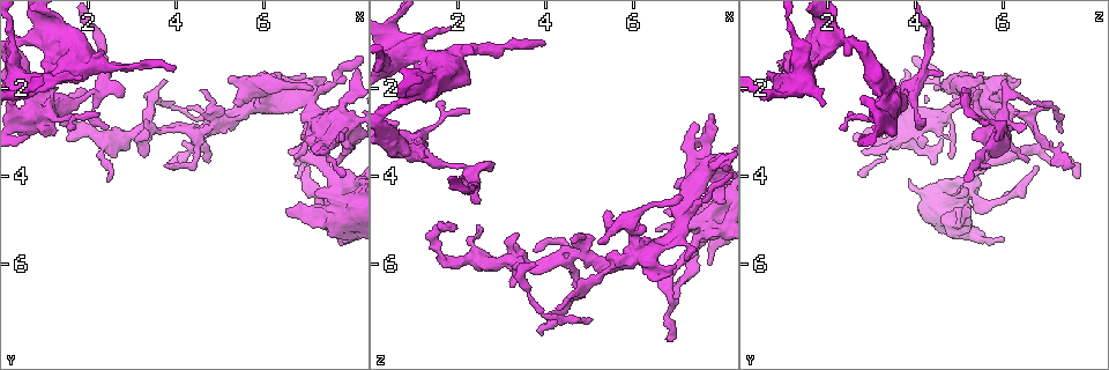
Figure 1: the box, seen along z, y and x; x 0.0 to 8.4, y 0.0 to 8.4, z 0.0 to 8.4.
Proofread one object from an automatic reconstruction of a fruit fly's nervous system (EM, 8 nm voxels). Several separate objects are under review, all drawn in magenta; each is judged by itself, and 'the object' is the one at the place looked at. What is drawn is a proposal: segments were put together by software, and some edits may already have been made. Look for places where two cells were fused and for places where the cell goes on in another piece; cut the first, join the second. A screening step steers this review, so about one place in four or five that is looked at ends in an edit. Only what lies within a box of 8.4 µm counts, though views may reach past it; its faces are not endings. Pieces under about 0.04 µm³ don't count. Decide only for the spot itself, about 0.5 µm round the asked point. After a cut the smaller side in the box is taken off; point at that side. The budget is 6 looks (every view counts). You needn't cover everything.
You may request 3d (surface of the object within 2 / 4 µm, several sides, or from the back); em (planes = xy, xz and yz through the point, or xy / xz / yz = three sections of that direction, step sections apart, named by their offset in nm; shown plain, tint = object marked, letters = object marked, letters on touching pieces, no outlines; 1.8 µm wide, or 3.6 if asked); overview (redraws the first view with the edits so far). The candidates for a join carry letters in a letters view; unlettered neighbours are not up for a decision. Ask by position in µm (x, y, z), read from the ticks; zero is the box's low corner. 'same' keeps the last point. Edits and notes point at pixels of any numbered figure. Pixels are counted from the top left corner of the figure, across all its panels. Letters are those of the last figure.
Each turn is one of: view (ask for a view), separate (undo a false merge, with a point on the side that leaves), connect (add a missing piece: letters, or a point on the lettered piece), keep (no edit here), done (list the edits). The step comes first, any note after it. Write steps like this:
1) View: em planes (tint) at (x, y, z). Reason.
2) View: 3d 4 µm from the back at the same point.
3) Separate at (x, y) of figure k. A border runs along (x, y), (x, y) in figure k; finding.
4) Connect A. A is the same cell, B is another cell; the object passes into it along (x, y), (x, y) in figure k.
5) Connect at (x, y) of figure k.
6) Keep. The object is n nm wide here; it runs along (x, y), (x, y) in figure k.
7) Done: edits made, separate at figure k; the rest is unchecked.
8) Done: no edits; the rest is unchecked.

View: 3d 2 µm at (3.40, 3.05, 5.95). Sharp bend.

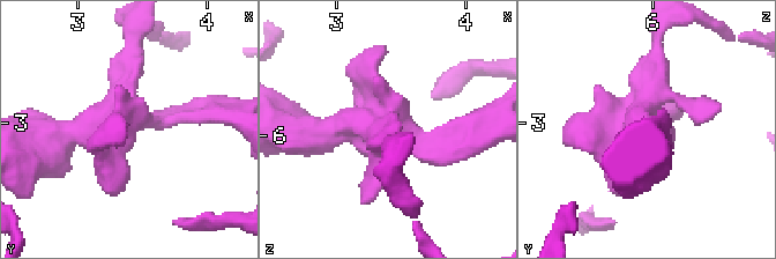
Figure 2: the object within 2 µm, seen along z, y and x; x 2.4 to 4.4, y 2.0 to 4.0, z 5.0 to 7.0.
View: em xy step 16 (tint) at (3.40, 3.00, 5.96).

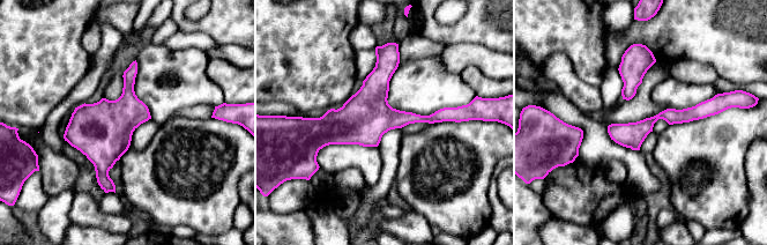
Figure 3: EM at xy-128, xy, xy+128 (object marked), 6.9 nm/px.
View: em xy step 16 (letters) at the same point.

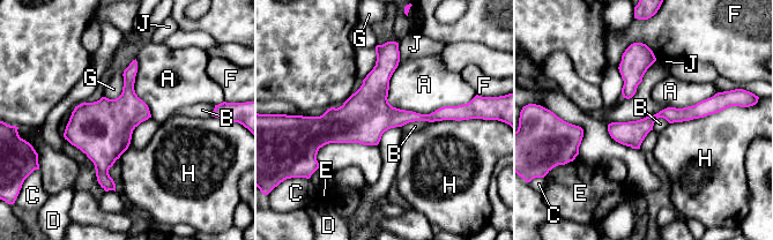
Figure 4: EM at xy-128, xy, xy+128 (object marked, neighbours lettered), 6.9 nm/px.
Keep. A, B, C, D, E, F, G, H and J are other cells; a border runs along (429, 121), (409, 121), (400, 127) in figure 4; continuous, no second cell.

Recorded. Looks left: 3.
View: em xz step 4 (tint) at (0.70, 2.05, 3.35). Sharp bend.

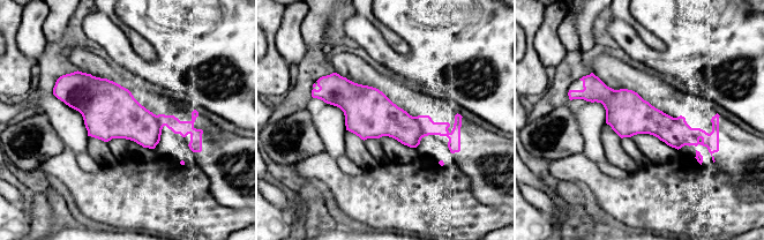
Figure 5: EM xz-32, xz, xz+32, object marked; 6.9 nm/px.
View: em planes (letters) at the same point. Cut it another way.

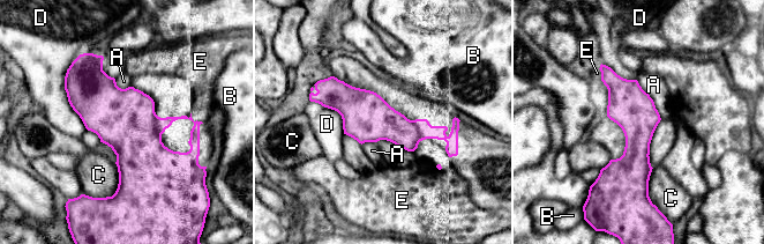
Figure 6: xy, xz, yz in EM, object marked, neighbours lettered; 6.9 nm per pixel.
Keep. The longest contact is with D, 460 nm; A, B, C, D and E are other cells; continuous, no second cell.

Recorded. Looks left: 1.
Done: no edits; the rest is unchecked.

